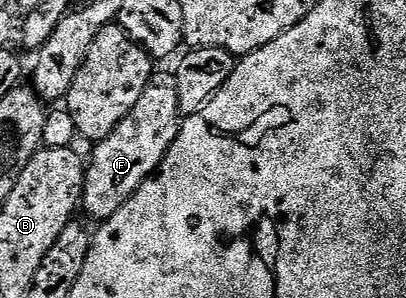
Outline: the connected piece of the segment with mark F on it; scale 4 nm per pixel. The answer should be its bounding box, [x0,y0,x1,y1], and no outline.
[80,72,182,224]

